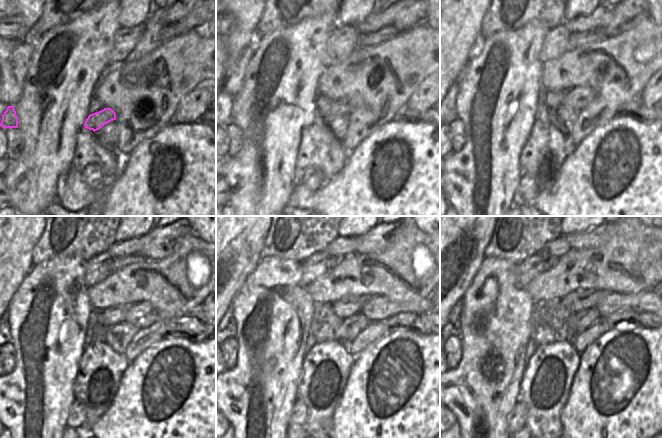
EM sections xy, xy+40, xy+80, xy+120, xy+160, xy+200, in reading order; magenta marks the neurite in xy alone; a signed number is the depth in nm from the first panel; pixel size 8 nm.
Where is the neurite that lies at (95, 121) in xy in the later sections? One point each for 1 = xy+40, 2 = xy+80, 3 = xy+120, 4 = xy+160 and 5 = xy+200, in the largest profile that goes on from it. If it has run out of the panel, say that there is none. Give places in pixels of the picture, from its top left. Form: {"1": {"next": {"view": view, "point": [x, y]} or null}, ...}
{"1": {"next": {"view": "xy+40", "point": [340, 107]}}, "2": {"next": {"view": "xy+80", "point": [578, 98]}}, "3": {"next": {"view": "xy+120", "point": [142, 315]}}, "4": {"next": {"view": "xy+160", "point": [377, 308]}}, "5": {"next": {"view": "xy+200", "point": [643, 301]}}}

